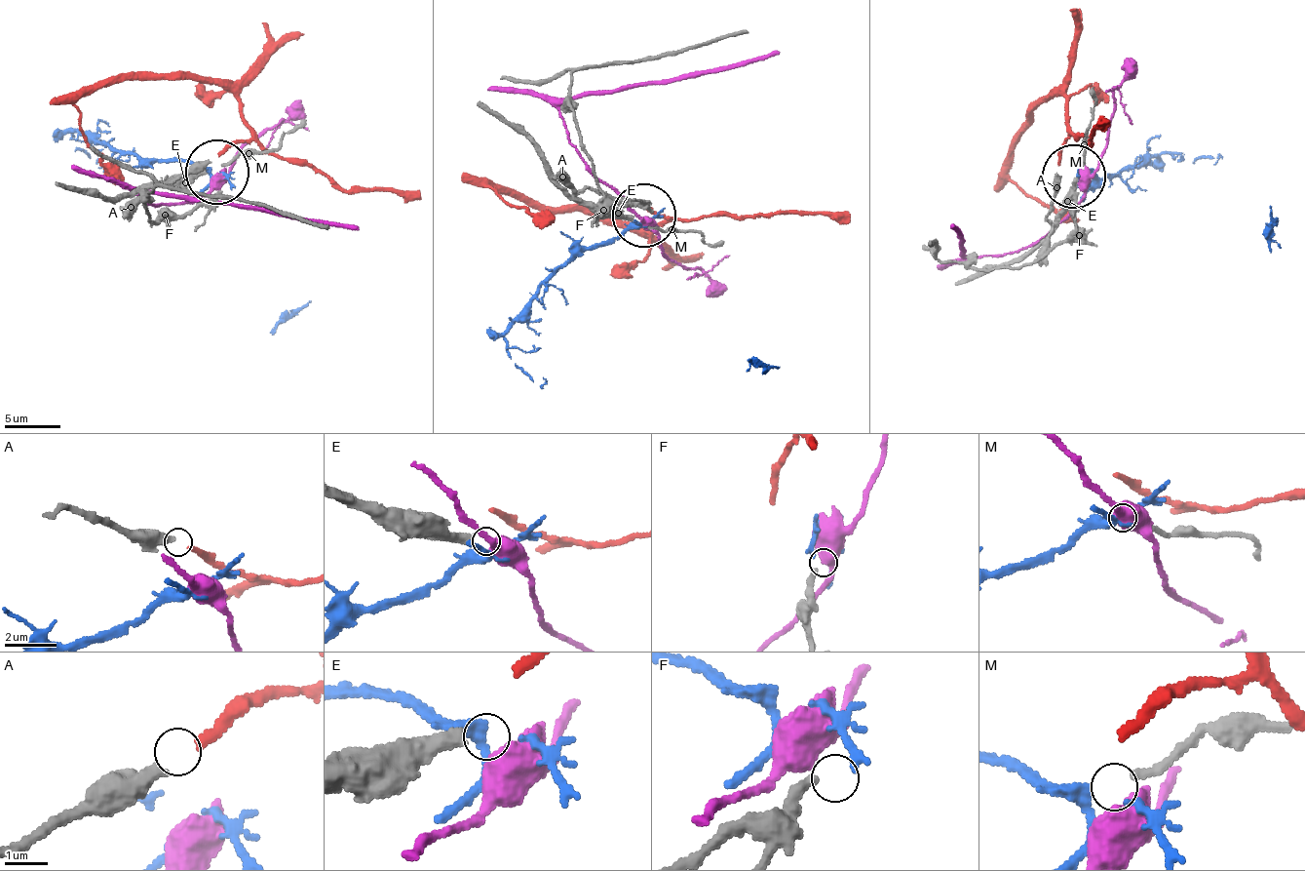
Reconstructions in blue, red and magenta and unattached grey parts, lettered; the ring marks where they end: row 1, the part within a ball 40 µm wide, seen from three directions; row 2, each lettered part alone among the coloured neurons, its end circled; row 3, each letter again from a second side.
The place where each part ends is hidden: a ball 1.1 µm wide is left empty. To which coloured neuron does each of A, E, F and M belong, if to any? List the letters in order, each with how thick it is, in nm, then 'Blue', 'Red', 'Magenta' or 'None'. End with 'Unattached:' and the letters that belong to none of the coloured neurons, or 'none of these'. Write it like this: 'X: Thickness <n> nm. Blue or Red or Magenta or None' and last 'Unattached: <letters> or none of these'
A: Thickness 420 nm. Red
E: Thickness 340 nm. None
F: Thickness 240 nm. None
M: Thickness 170 nm. Blue
Unattached: E, F

